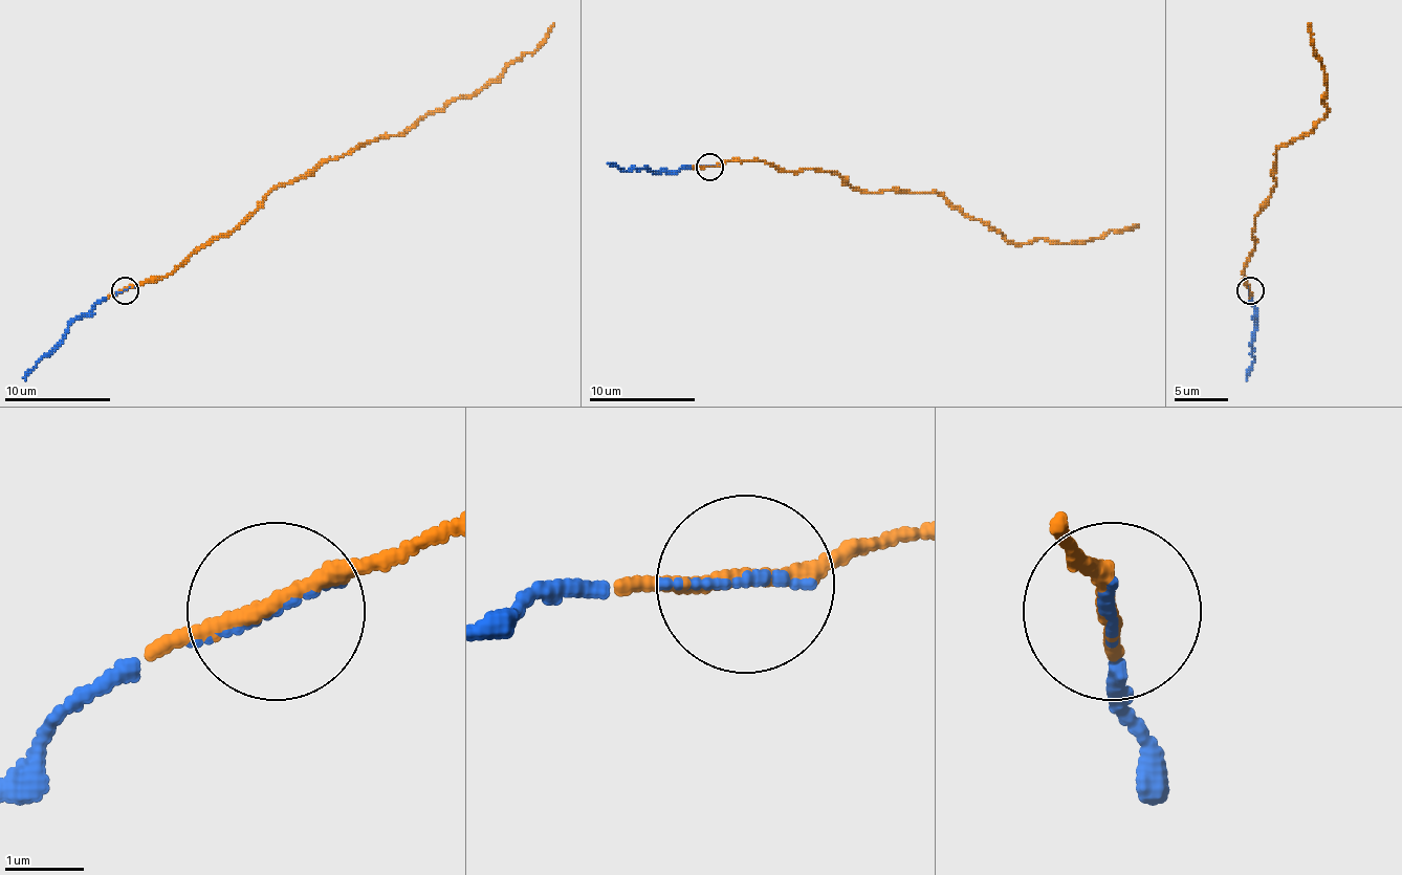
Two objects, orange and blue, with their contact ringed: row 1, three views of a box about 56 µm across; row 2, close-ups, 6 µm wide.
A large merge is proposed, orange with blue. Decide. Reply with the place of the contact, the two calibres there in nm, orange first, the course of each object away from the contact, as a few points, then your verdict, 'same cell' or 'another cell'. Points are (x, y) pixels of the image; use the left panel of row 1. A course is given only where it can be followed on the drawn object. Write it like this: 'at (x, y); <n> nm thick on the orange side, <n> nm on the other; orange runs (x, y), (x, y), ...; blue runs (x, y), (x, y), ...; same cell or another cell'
at (125, 290); 190 nm thick on the orange side, 100 nm on the other; orange runs (124, 289), (172, 274), (228, 237), (279, 186), (486, 87), (553, 23); blue runs (124, 289), (103, 298), (87, 316), (79, 316), (25, 380); same cell

